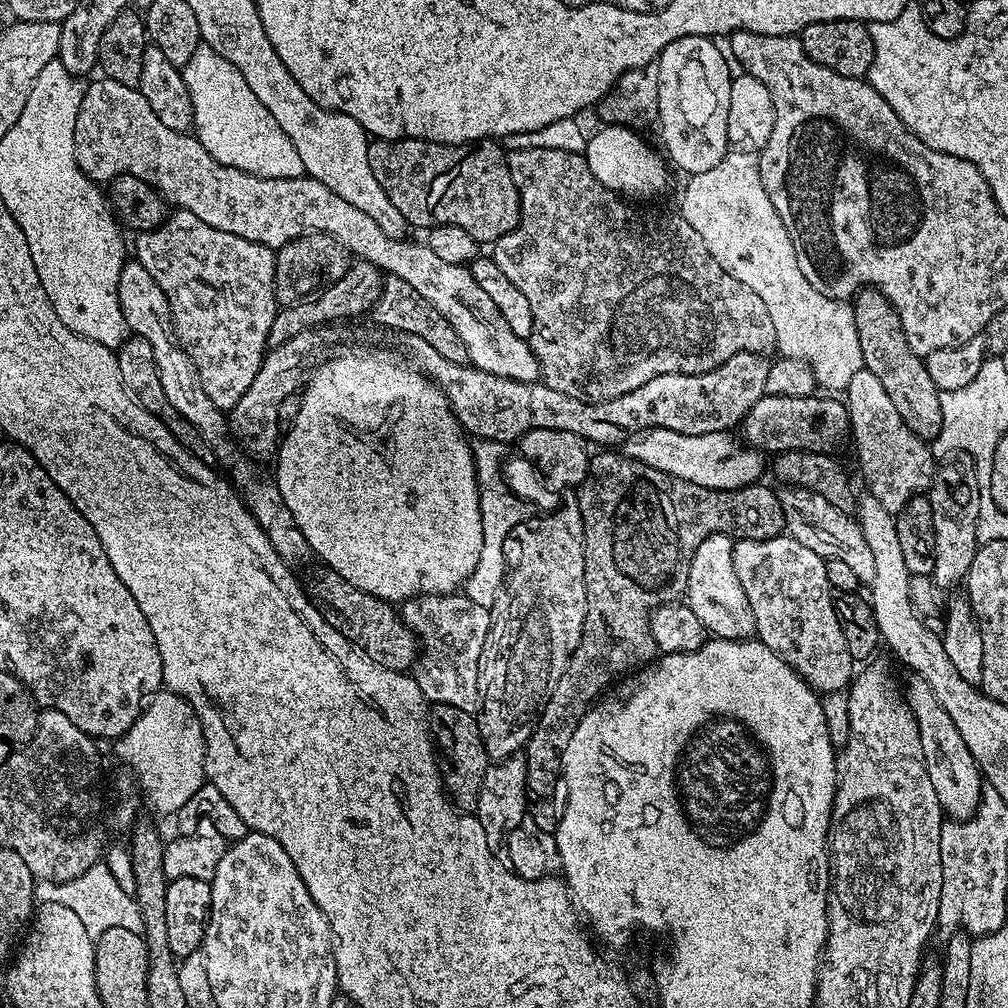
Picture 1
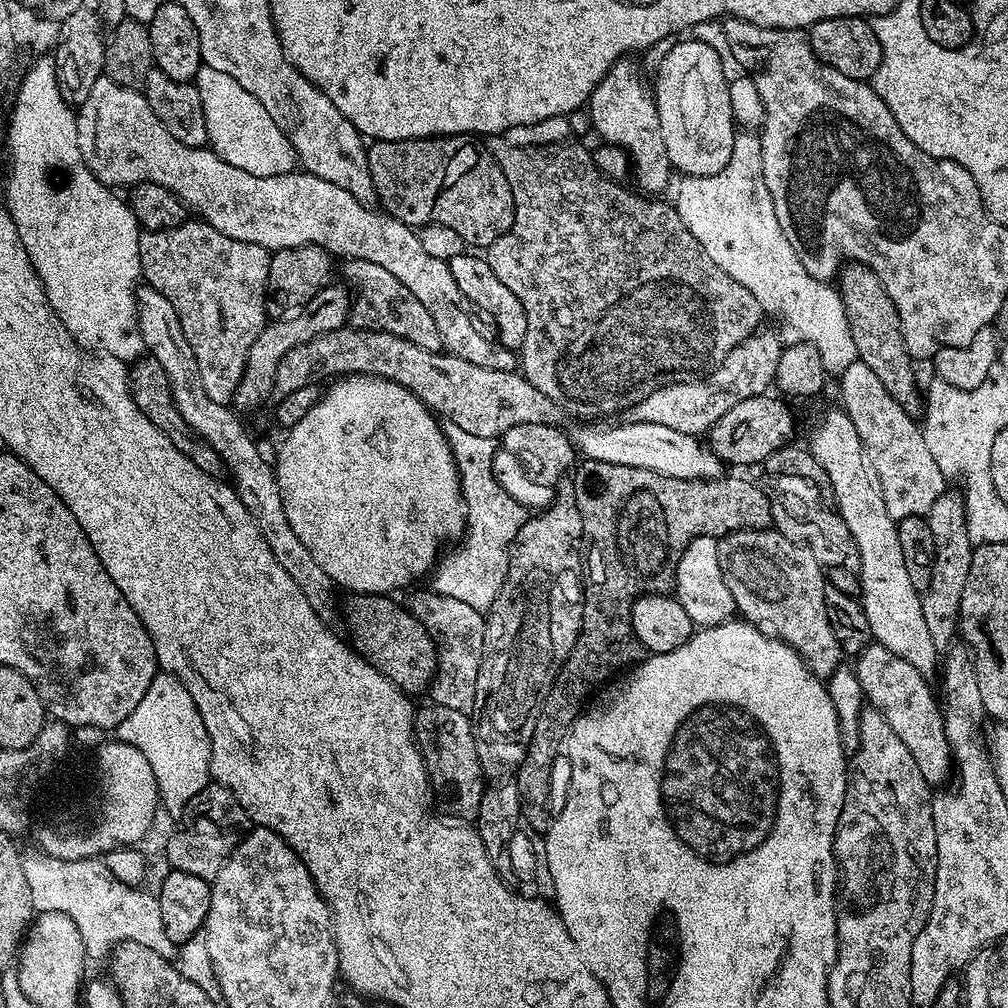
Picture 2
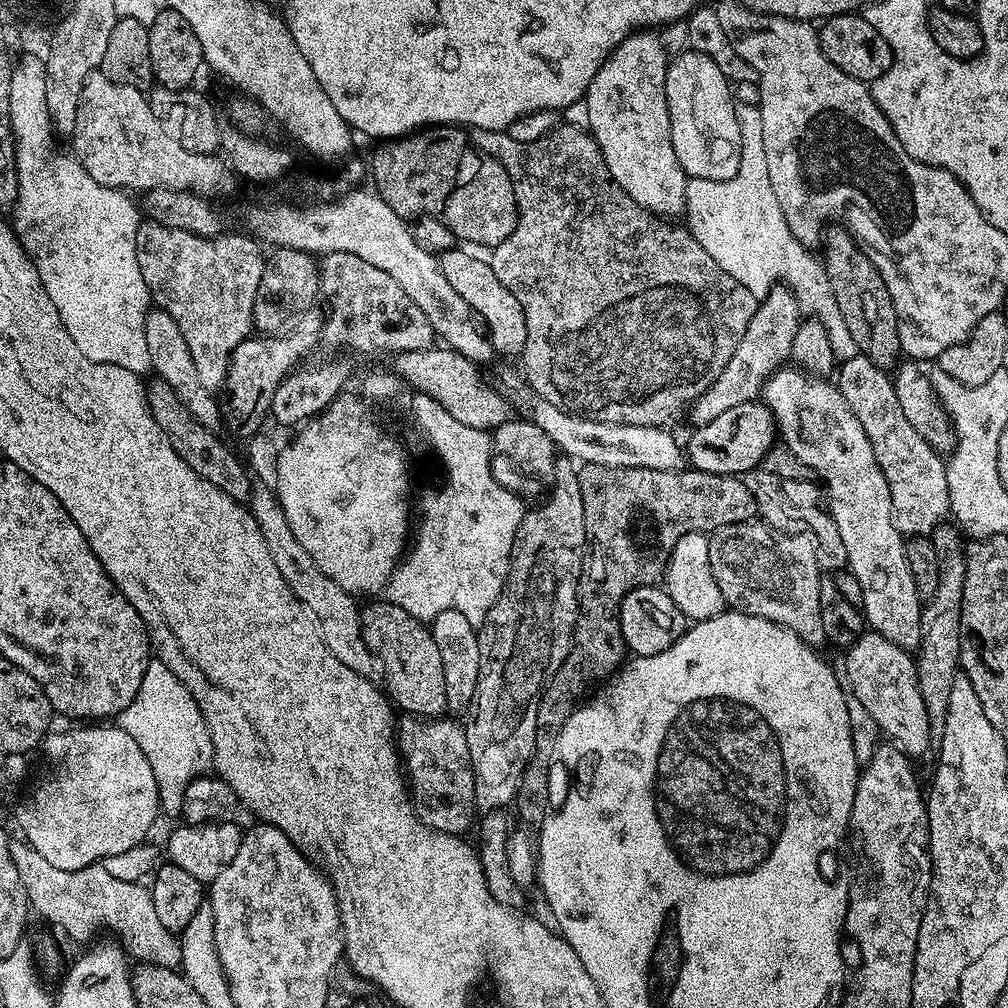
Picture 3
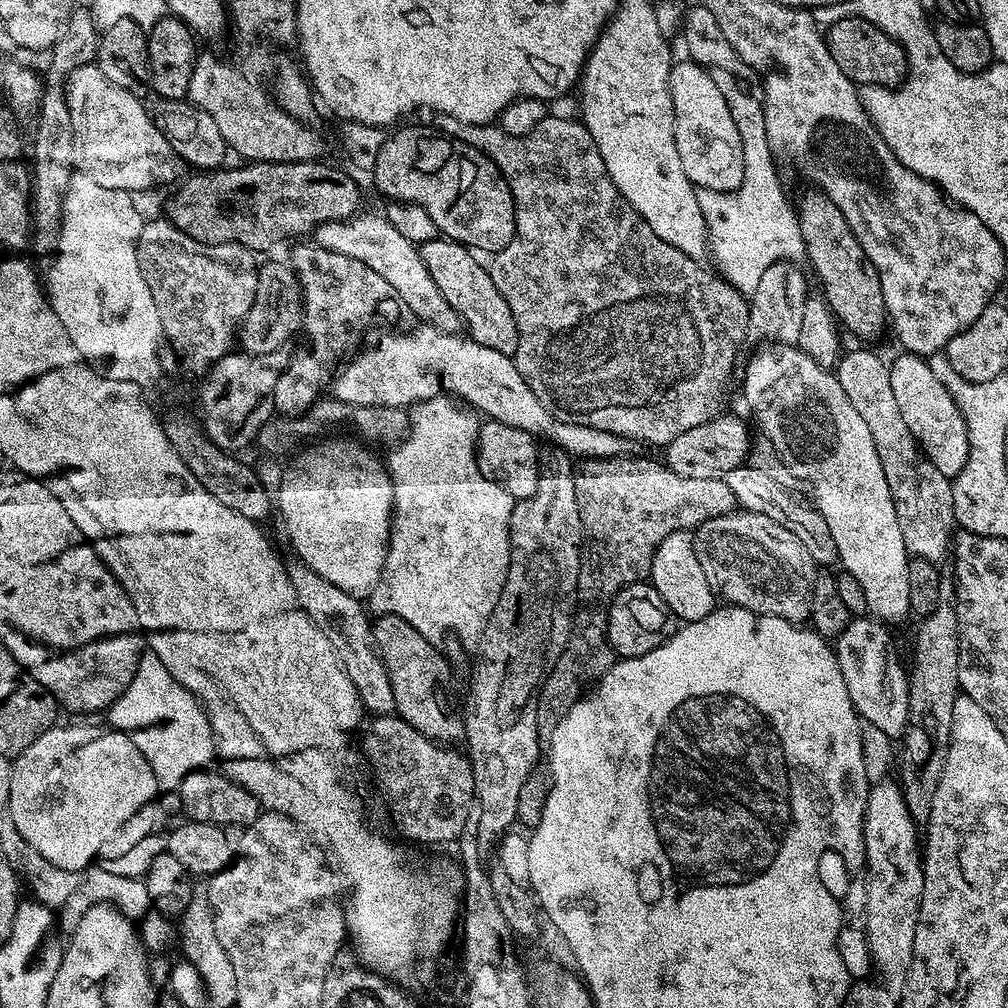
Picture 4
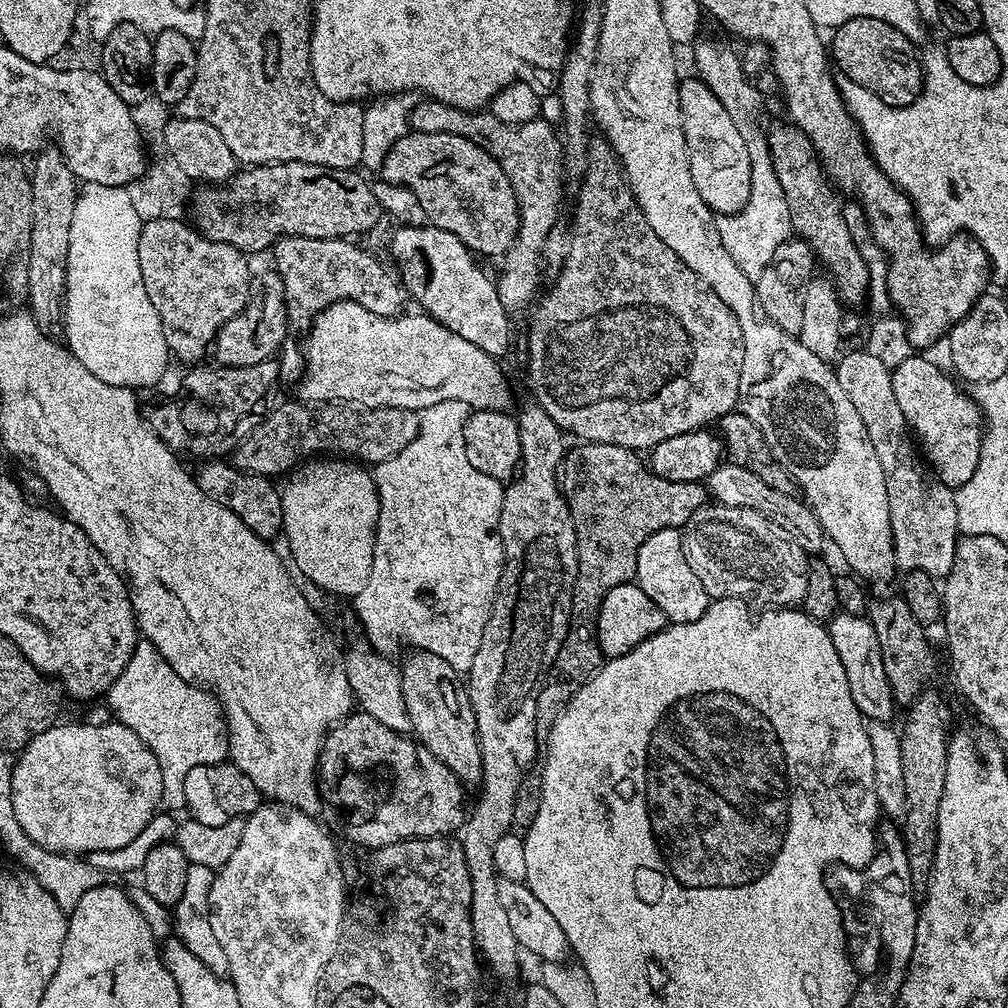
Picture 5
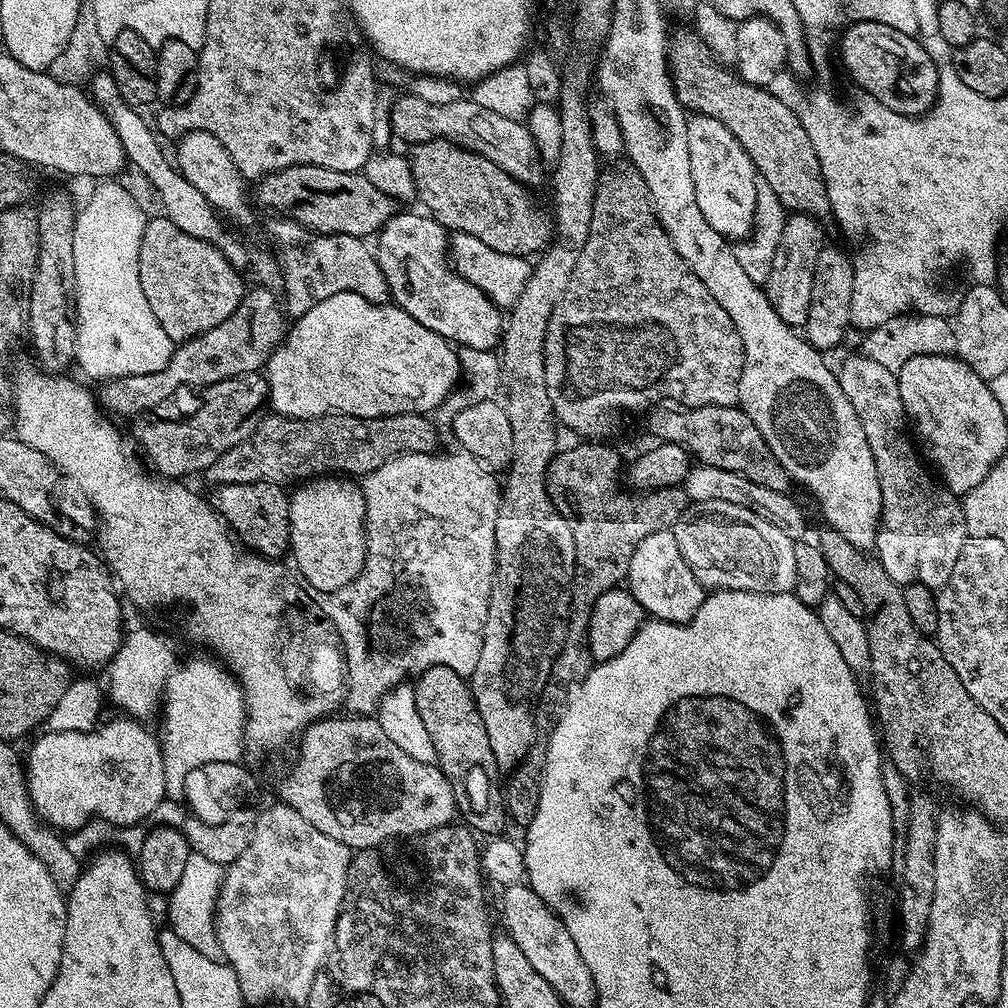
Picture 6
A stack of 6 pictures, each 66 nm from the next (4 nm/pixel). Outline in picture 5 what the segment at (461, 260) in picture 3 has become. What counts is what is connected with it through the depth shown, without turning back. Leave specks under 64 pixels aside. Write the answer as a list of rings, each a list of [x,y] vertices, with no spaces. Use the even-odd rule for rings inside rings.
[[[400,226],[395,230],[397,232],[392,236],[392,256],[396,259],[397,266],[400,267],[398,276],[407,295],[411,299],[413,296],[424,307],[421,309],[427,315],[435,318],[442,326],[446,326],[446,330],[458,334],[458,338],[466,338],[466,342],[474,342],[474,346],[478,346],[478,350],[486,350],[486,354],[504,358],[508,347],[512,344],[512,324],[508,321],[510,312],[504,307],[500,291],[496,289],[496,280],[488,277],[476,265],[477,257],[473,252],[458,238],[454,238],[450,230],[431,226],[419,228]]]

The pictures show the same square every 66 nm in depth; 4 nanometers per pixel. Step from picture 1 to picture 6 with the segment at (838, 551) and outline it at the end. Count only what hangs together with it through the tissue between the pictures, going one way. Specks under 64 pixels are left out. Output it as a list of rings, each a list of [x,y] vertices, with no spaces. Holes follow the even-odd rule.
[[[700,464],[689,471],[683,482],[684,493],[692,504],[702,502],[730,502],[734,506],[749,508],[754,514],[766,518],[774,526],[778,526],[794,542],[804,542],[809,539],[808,520],[800,509],[798,501],[788,492],[770,490],[769,487],[758,486],[758,482],[750,482],[750,478],[742,478],[742,474],[734,474],[734,470],[722,470],[718,466]]]

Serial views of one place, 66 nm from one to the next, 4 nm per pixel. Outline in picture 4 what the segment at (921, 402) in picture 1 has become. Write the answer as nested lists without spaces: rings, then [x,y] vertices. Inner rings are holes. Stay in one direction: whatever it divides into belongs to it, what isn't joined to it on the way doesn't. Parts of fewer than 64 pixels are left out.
[[[812,190],[809,193],[809,196],[798,204],[798,215],[806,260],[812,263],[812,268],[824,287],[822,299],[831,308],[837,321],[851,335],[857,336],[861,342],[876,340],[883,334],[884,328],[886,332],[886,325],[889,323],[878,270],[870,262],[870,258],[866,258],[866,250],[862,250],[842,210],[838,210],[838,206],[834,206],[834,202],[830,202],[824,192]]]

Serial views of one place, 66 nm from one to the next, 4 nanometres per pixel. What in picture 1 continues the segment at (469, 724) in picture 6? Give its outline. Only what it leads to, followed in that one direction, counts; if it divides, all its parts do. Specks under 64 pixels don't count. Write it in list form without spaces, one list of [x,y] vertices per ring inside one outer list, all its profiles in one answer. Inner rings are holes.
[[[323,566],[317,569],[312,581],[306,584],[306,591],[308,599],[322,614],[324,621],[334,626],[338,634],[361,648],[367,656],[374,658],[378,666],[386,666],[395,672],[408,672],[415,665],[418,645],[416,636],[404,625],[399,611],[389,601],[380,600],[374,594],[366,594],[358,590],[358,586],[350,586],[342,574]]]

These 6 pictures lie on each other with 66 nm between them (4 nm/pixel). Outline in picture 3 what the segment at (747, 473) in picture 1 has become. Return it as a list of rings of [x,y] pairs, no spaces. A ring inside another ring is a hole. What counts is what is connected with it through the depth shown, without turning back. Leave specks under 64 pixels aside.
[[[519,371],[502,373],[500,384],[499,387],[513,401],[516,399],[522,407],[528,408],[527,415],[542,430],[546,430],[546,434],[550,434],[557,449],[565,457],[580,464],[597,464],[615,468],[649,468],[650,470],[675,472],[685,463],[686,456],[682,451],[681,441],[679,444],[668,433],[667,427],[655,428],[631,422],[622,424],[598,422],[585,416],[575,416],[569,412],[563,412],[558,410],[558,406],[550,406],[550,402],[546,402],[546,398],[535,395]]]

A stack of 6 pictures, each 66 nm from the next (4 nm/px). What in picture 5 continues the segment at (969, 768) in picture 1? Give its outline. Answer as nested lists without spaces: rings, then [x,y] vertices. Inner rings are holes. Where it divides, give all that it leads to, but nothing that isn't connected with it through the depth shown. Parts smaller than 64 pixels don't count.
[[[837,611],[827,621],[826,627],[830,642],[834,642],[834,650],[838,650],[838,658],[842,658],[842,667],[846,670],[846,682],[850,682],[850,698],[854,698],[854,706],[858,706],[865,720],[891,721],[894,701],[886,670],[882,666],[884,655],[878,646],[878,634],[874,634],[874,626],[867,615],[855,616],[849,612]]]

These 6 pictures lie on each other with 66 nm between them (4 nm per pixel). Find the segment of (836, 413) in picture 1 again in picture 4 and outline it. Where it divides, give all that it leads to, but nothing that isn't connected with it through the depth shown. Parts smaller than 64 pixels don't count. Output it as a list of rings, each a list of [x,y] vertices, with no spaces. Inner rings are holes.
[[[716,416],[705,418],[702,426],[694,426],[685,432],[673,436],[672,441],[663,449],[663,463],[667,464],[674,474],[682,474],[682,478],[714,478],[721,479],[724,473],[741,467],[749,459],[750,437],[748,438],[748,424],[740,416]]]

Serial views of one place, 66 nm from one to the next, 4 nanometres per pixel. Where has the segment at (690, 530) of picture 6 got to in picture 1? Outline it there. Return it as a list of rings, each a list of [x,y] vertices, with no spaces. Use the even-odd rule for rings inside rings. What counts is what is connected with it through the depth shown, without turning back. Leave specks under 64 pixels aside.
[[[787,534],[769,540],[737,539],[732,545],[732,557],[734,574],[738,574],[738,582],[742,582],[746,598],[750,598],[750,610],[754,610],[758,639],[770,646],[774,654],[781,656],[818,694],[845,691],[854,679],[854,661],[838,622],[836,601],[826,578],[824,557],[814,554],[814,550],[802,546],[802,542]]]

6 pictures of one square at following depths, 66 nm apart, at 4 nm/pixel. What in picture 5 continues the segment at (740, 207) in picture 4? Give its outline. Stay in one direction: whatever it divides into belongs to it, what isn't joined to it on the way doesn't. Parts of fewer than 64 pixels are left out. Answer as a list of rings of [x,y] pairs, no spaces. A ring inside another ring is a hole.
[[[703,40],[691,49],[692,60],[696,63],[695,75],[720,99],[722,106],[726,106],[726,114],[730,114],[734,126],[738,126],[738,134],[742,134],[742,142],[746,142],[752,163],[750,198],[740,212],[719,217],[720,237],[722,246],[726,246],[730,252],[730,258],[734,258],[734,262],[742,268],[742,274],[755,278],[762,274],[770,258],[774,258],[774,250],[778,250],[778,246],[782,246],[793,235],[790,210],[786,207],[786,198],[778,183],[778,176],[774,174],[774,162],[770,158],[766,132],[763,127],[760,129],[759,116],[766,96],[756,89],[755,83],[744,72],[737,50],[735,52],[716,40]]]

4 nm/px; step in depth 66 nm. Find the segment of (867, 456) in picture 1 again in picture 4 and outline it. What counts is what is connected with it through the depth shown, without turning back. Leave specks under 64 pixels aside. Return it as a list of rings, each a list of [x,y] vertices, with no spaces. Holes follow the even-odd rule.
[[[861,346],[857,352],[844,352],[834,368],[842,390],[846,390],[846,398],[850,398],[850,406],[862,414],[866,426],[874,438],[874,446],[878,446],[878,458],[882,458],[882,470],[886,470],[886,482],[890,486],[890,494],[894,498],[894,510],[898,514],[898,527],[902,530],[902,538],[906,544],[909,557],[917,556],[923,560],[940,562],[944,555],[949,555],[950,545],[954,540],[954,494],[952,480],[943,476],[920,451],[914,434],[906,427],[906,421],[898,410],[898,402],[890,387],[888,364],[876,352],[867,352],[867,347]]]

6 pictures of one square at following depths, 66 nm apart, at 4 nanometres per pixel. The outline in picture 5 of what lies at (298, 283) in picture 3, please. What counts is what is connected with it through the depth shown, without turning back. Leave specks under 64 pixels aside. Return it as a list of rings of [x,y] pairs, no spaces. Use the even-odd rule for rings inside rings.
[[[274,270],[256,272],[248,291],[246,306],[220,328],[214,341],[214,356],[223,367],[254,366],[263,360],[273,359],[289,339],[290,325],[284,301],[282,278]]]

